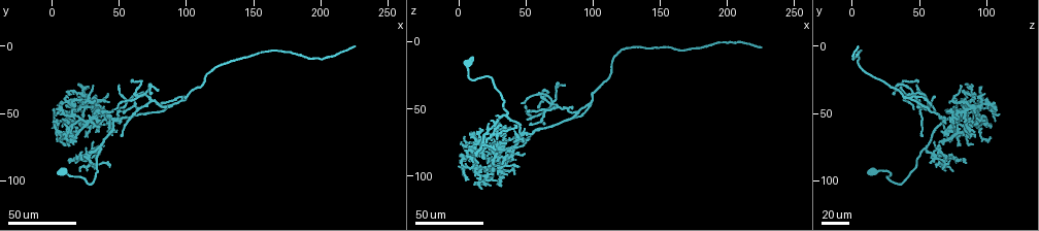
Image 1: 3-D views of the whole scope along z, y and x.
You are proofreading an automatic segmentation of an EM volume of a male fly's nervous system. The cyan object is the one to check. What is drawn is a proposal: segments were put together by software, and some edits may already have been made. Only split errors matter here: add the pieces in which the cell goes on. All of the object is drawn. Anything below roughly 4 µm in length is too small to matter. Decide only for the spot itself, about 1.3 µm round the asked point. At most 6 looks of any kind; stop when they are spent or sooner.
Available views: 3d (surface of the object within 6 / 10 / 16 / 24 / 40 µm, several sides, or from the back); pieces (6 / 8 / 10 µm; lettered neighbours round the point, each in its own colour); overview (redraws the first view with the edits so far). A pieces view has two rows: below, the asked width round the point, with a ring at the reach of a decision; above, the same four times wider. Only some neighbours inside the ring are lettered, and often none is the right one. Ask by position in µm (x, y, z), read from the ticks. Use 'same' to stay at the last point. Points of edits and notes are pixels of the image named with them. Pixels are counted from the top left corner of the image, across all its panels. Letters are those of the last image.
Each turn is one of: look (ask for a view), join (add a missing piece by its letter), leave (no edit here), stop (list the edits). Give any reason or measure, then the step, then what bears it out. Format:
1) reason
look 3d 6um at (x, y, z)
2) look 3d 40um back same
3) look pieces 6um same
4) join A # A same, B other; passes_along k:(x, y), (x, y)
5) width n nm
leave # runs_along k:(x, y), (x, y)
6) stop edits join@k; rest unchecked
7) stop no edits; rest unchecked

free end
look 3d 24um at (44, 58, 92)

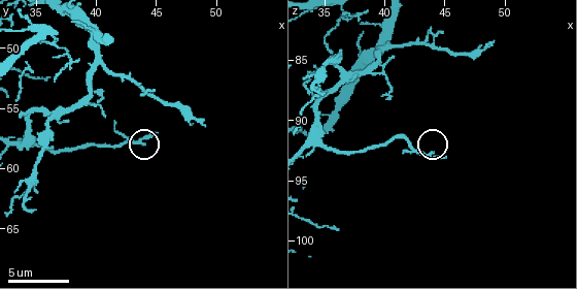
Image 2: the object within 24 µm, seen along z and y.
look pieces 6um at (44.8, 57.2, 93.0)

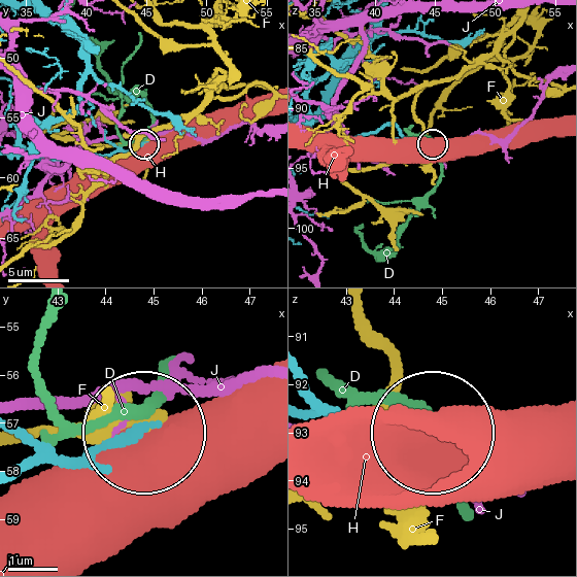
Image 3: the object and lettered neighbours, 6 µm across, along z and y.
width 180 nm
leave # D other, F other, H other, J other; no lettered piece goes on from it

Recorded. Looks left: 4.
look 3d 24um at (30, 46, 108)

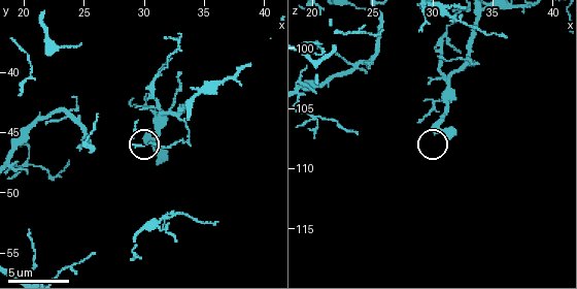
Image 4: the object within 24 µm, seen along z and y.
what lies round it
look pieces 8um at (31.2, 47.4, 107.6)

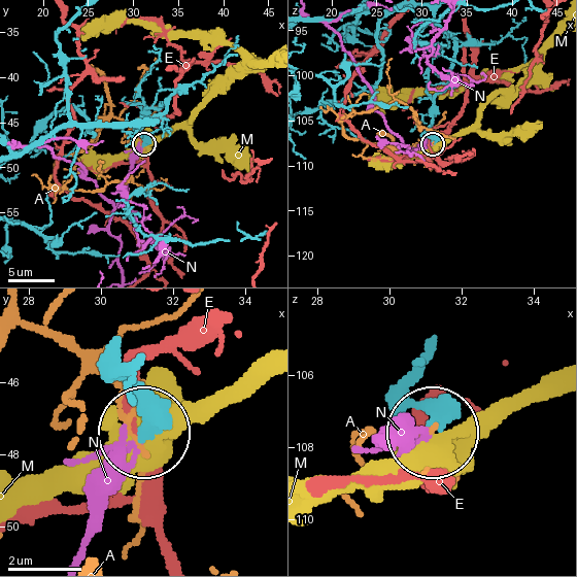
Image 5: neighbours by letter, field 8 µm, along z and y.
leave # A other, E other, M other, N other; none of them fits

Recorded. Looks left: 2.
branch stops here
look 3d 40um at (86, 44, 50)

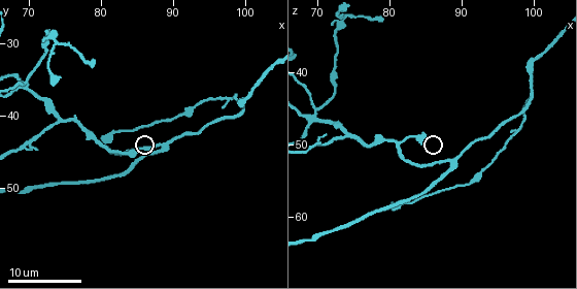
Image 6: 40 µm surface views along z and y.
look pieces 10um at (84.5, 45.0, 48.5)

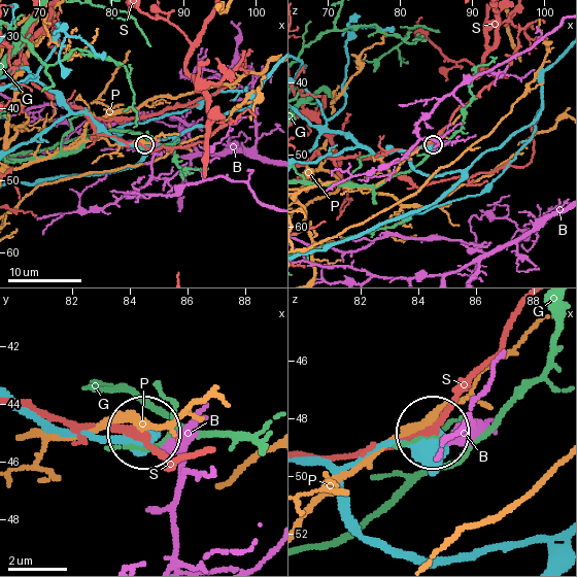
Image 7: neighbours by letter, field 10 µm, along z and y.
width 470 nm
leave # B other, G other, P other, S other; runs_along 7:(550, 558), (409, 558), (365, 536), (345, 477), (430, 435); no lettered piece goes on from it

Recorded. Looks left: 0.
stop no edits; rest unchecked

